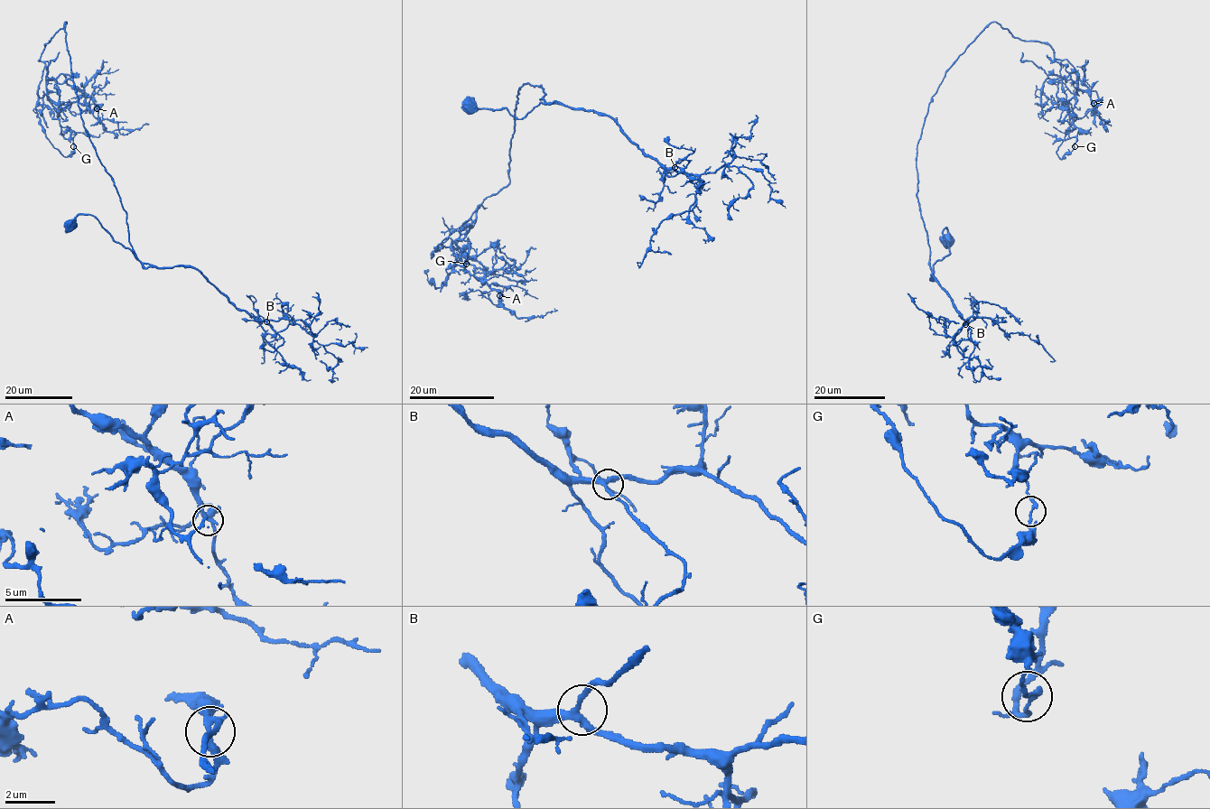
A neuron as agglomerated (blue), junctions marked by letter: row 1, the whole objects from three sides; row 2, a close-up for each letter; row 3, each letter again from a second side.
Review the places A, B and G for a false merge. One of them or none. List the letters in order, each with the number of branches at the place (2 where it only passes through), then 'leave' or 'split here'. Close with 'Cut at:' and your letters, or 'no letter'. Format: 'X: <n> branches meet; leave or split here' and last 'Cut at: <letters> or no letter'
A: 3 branches meet; leave
B: 3 branches meet; leave
G: 2 branches meet; split here
Cut at: G

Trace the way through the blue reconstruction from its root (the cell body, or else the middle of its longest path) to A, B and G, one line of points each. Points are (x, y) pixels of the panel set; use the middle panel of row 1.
A: (470, 105), (520, 119), (546, 95), (520, 88), (508, 183), (437, 249), (472, 227), (457, 246), (499, 295)
B: (470, 105), (506, 107), (518, 119), (543, 102), (604, 113), (645, 154), (674, 167)
G: (470, 105), (520, 119), (546, 95), (520, 88), (508, 183), (457, 248), (432, 252), (449, 237), (466, 263)

